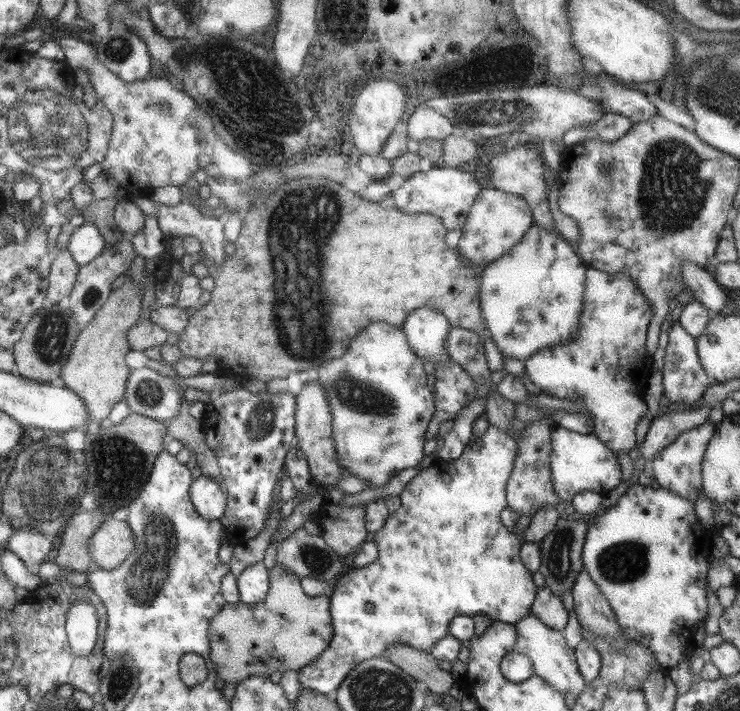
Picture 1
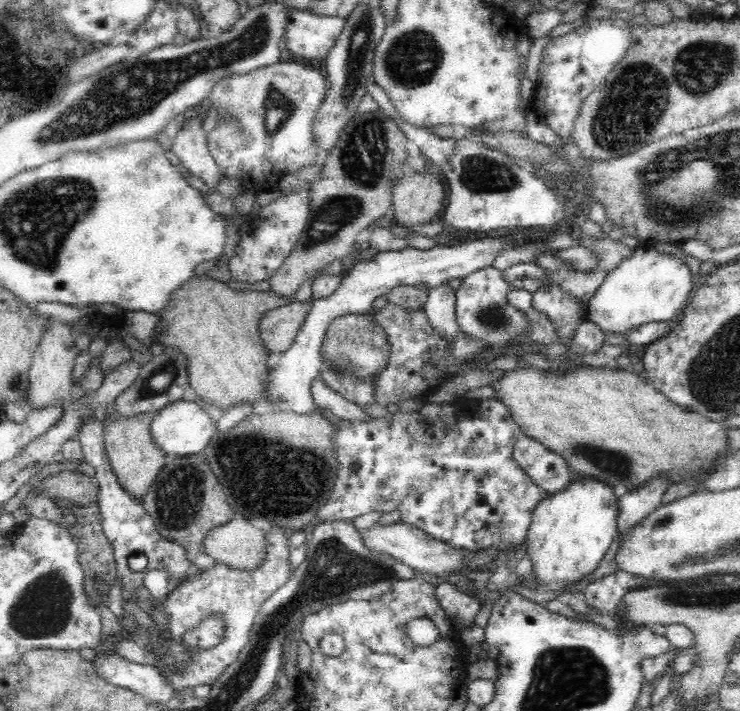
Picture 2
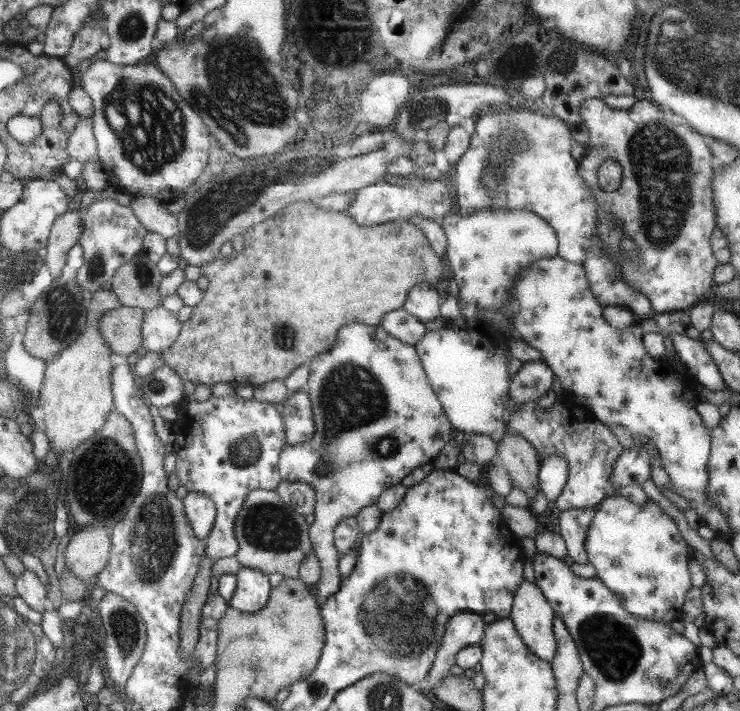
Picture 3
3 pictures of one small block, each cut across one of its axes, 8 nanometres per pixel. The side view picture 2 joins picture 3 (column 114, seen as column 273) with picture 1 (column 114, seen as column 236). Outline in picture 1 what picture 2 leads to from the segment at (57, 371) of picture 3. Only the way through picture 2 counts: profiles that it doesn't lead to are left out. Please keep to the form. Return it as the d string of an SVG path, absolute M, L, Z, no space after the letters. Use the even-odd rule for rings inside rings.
M126 279L118 289L110 292L106 302L95 312L94 318L82 326L74 340L67 364L58 372L65 388L82 399L88 420L93 422L101 422L109 414L111 406L123 396L125 380L128 379L123 356L130 347L126 332L140 320L141 285L142 282L133 284Z

